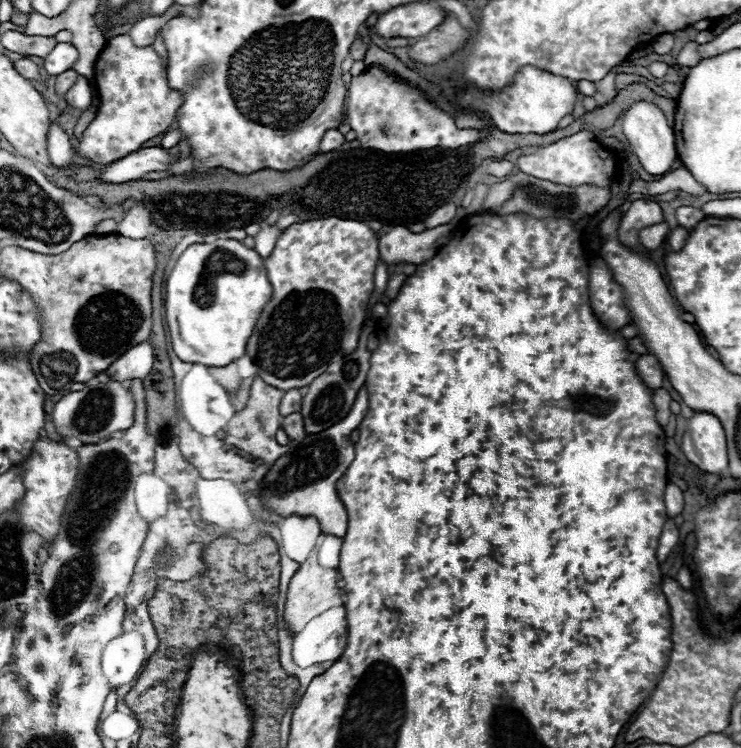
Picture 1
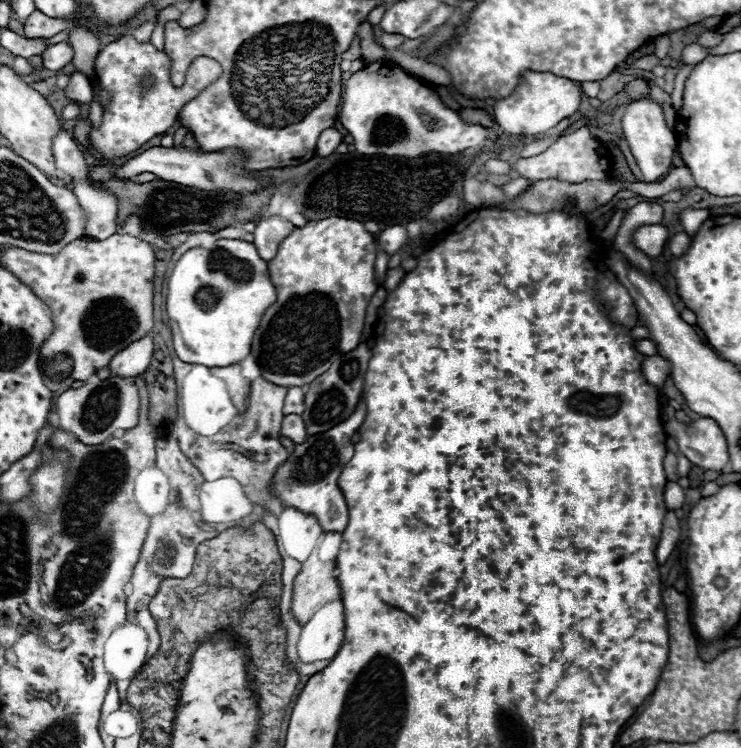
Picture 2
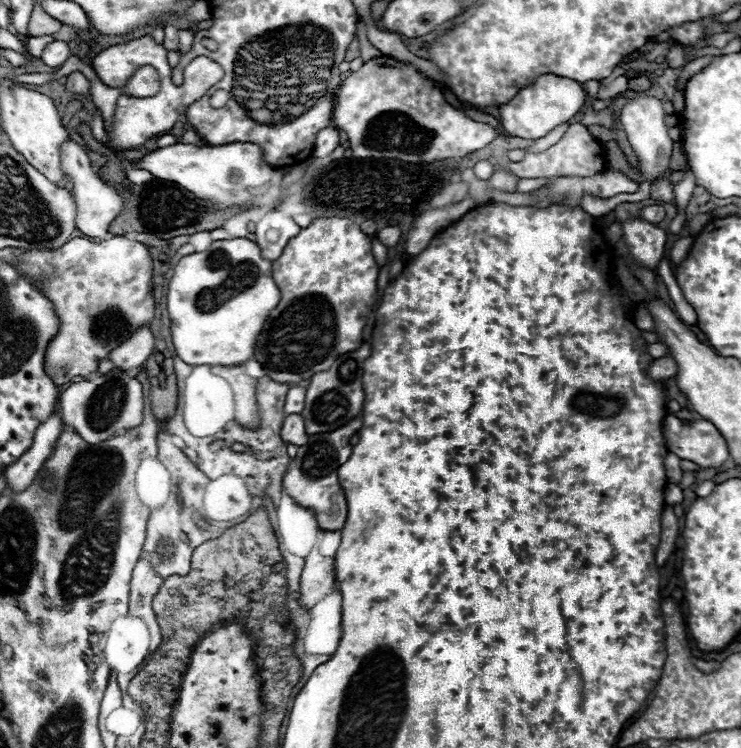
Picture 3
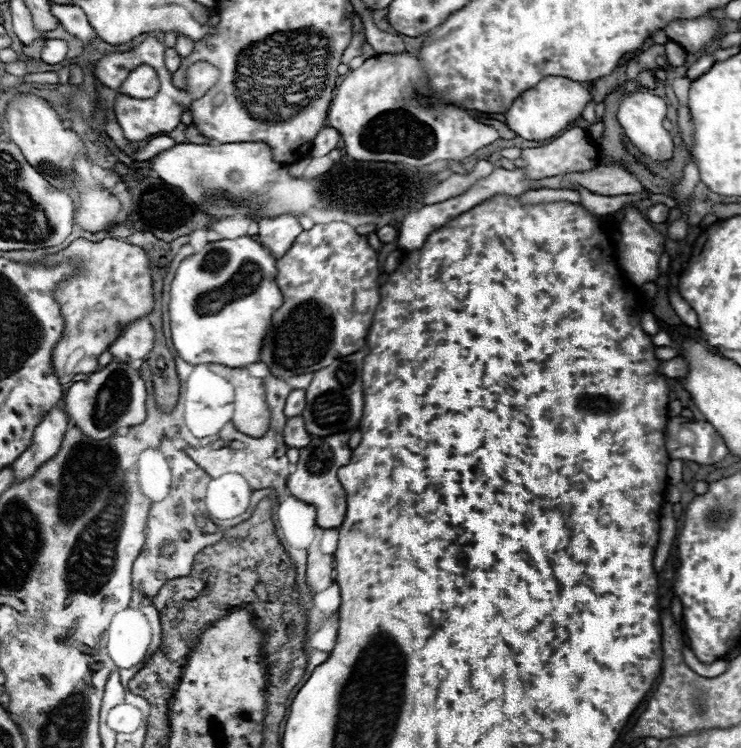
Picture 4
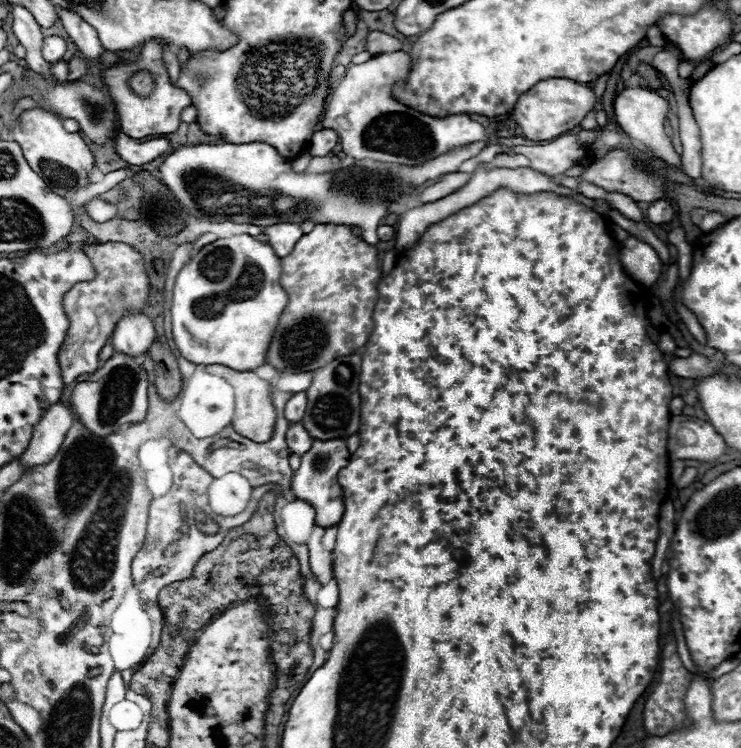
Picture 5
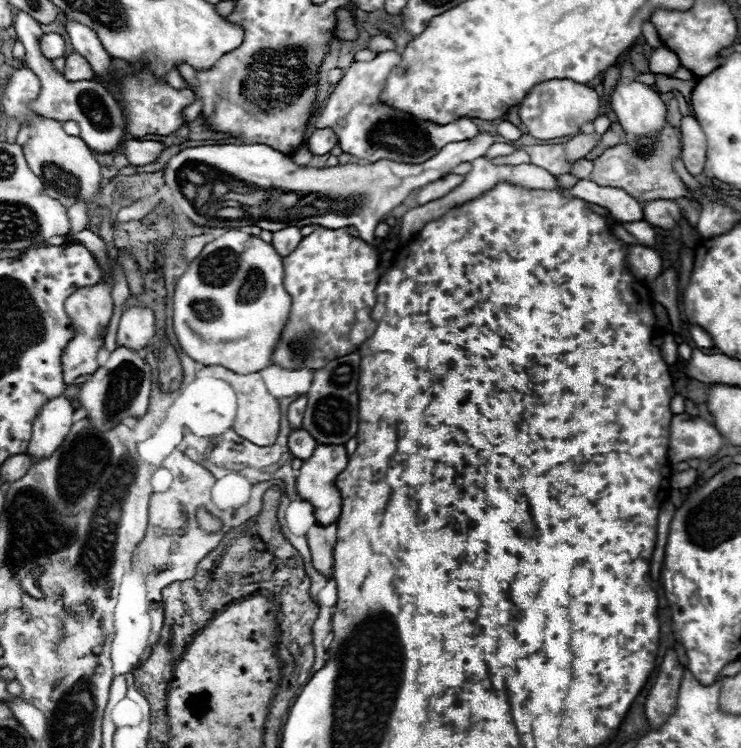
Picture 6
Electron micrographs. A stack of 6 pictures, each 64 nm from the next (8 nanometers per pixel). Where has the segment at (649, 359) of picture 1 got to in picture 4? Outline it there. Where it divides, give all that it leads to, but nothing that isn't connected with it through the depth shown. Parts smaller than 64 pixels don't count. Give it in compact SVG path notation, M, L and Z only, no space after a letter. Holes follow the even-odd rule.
M672 358L672 360L664 360L662 362L662 374L666 374L666 378L682 378L688 372L688 364L682 358Z

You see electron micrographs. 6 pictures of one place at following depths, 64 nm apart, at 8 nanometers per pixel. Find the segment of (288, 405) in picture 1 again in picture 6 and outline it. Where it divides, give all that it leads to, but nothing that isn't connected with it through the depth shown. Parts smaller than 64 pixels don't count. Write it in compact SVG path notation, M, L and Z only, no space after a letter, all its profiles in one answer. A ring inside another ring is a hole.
M298 396L298 398L288 406L288 412L286 412L292 428L300 428L300 426L302 426L302 410L306 410L306 398L304 398L304 396Z

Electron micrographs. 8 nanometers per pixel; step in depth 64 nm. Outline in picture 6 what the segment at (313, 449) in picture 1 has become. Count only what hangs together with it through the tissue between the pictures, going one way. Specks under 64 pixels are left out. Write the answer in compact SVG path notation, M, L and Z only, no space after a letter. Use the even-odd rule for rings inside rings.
M318 444L314 448L314 454L308 460L304 460L302 468L298 470L296 492L302 500L306 500L314 506L316 522L320 526L334 524L340 518L342 496L340 496L340 490L336 488L336 476L346 468L346 464L348 464L348 452L344 446L322 446L322 444Z

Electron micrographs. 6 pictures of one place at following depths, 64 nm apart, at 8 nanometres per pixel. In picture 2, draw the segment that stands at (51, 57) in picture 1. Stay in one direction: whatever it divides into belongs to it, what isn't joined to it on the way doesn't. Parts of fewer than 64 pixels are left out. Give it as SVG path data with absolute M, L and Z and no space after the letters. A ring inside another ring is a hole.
M68 42L54 44L42 54L44 66L48 70L54 70L54 72L60 72L68 62L72 62L72 58L74 58L74 50L72 50L72 46Z

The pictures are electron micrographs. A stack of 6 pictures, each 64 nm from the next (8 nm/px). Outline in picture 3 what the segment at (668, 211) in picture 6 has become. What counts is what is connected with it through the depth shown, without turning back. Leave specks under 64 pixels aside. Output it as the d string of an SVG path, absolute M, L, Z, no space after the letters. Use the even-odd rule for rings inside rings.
M654 204L654 206L644 206L644 208L640 210L640 214L638 214L640 220L650 222L650 224L658 224L658 222L662 222L664 216L666 216L666 210L664 210L662 206L656 206L656 204Z

